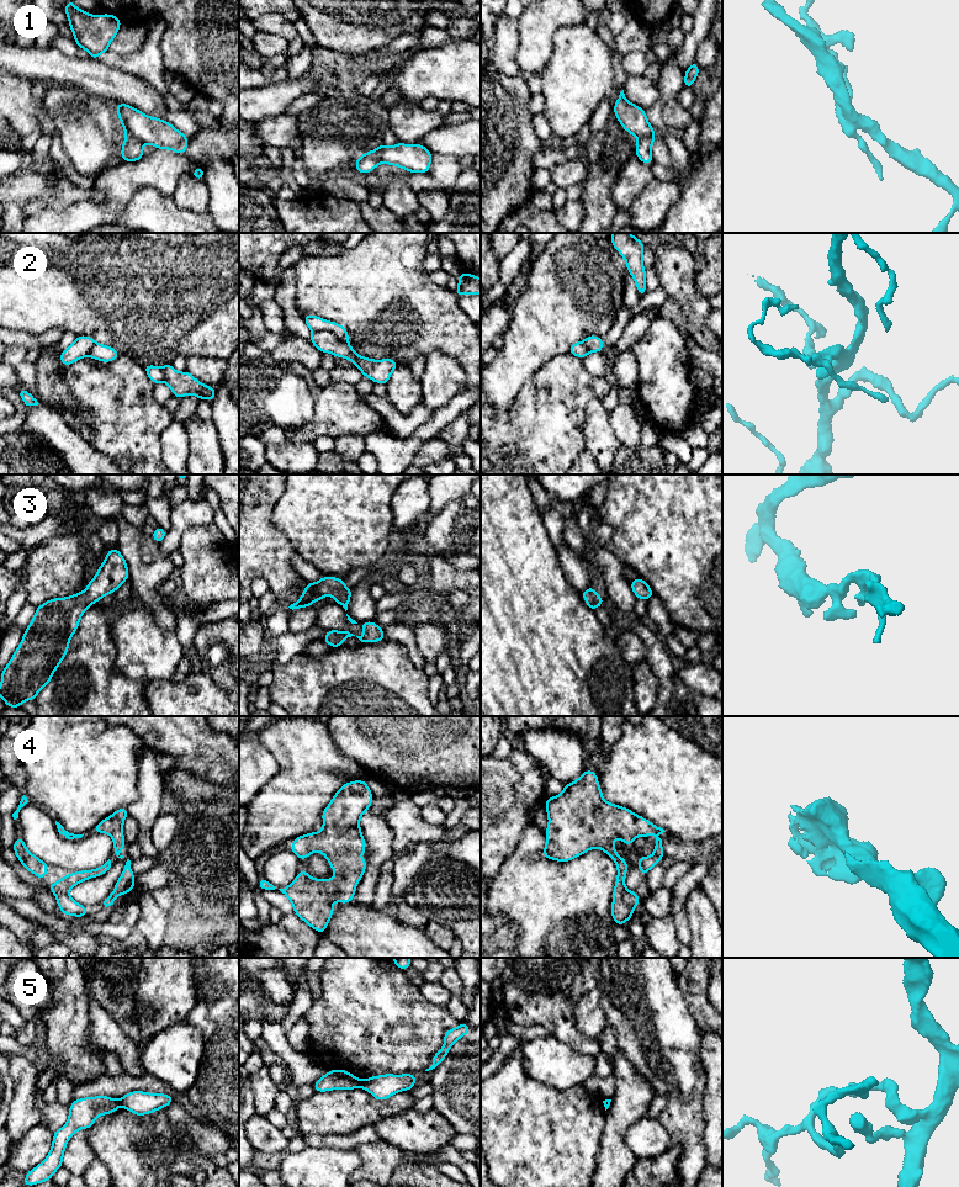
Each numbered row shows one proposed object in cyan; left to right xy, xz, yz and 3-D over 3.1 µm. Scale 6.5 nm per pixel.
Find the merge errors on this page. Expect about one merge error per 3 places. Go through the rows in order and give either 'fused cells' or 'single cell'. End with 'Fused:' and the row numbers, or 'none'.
1: fused cells
2: fused cells
3: single cell
4: single cell
5: fused cells
Fused: 1, 2, 5

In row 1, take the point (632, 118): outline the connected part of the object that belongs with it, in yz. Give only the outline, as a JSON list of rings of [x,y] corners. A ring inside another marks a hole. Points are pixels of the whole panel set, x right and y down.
[[[624,90],[620,92],[613,111],[622,128],[637,139],[655,136],[645,110],[626,100]]]

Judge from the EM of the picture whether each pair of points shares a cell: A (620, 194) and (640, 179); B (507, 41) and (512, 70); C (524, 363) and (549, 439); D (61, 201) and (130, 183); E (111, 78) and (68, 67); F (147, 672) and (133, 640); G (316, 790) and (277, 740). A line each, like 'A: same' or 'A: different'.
A: same
B: same
C: different
D: different
E: same
F: same
G: same

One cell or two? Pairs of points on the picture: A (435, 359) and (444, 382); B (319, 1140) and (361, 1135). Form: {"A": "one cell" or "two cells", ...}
{"A": "one cell", "B": "one cell"}

